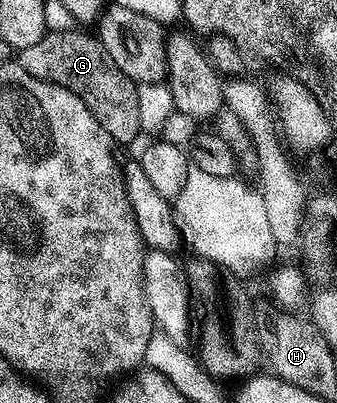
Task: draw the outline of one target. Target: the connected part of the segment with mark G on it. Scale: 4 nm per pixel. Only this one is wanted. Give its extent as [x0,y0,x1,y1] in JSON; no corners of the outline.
[17,29,142,145]

